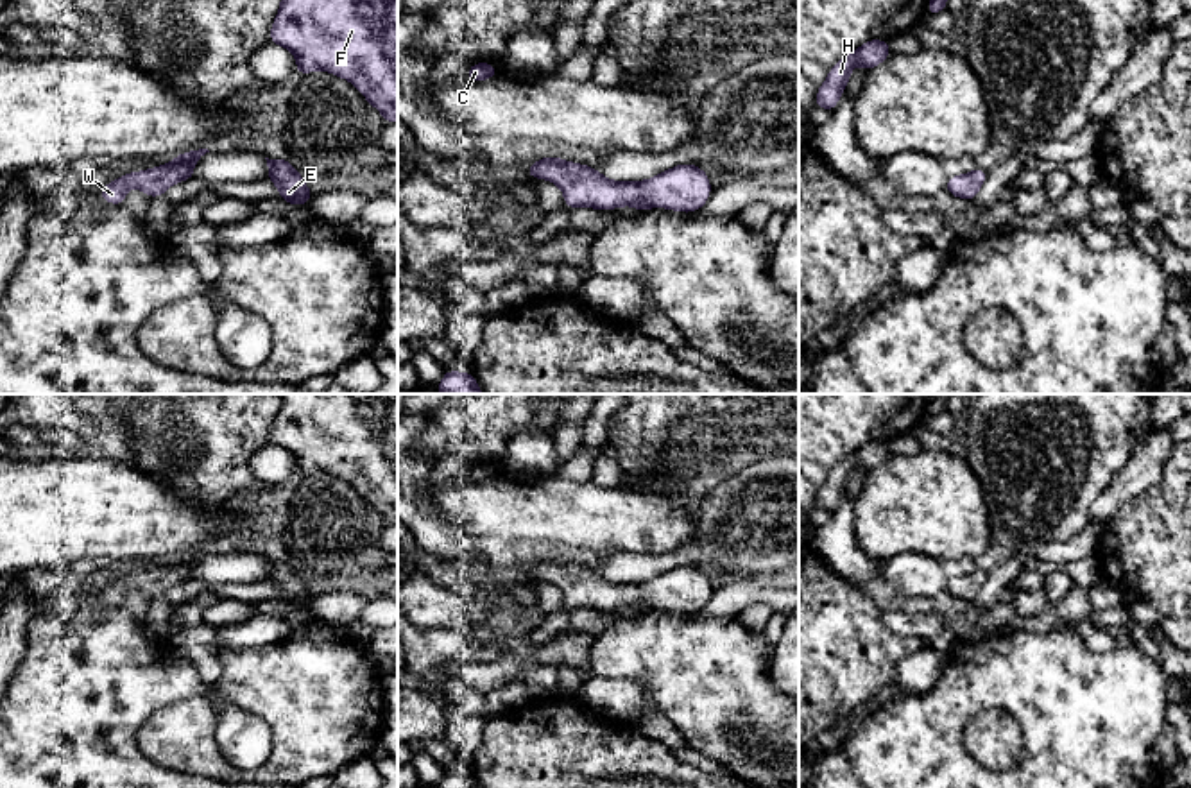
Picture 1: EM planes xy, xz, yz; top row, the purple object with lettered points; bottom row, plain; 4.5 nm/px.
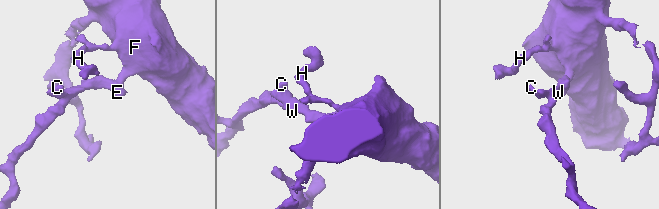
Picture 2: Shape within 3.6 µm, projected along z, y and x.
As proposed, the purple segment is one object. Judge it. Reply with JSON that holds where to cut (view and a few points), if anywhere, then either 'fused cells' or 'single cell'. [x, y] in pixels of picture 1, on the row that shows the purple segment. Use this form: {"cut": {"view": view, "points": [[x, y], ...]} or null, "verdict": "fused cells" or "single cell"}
{"cut": null, "verdict": "single cell"}

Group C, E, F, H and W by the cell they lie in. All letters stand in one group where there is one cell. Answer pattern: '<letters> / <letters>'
C E F H W

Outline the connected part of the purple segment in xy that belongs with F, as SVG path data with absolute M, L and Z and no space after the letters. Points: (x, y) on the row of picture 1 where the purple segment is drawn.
M281 0L270 43L296 56L297 75L326 70L351 81L387 124L398 122L398 0Z

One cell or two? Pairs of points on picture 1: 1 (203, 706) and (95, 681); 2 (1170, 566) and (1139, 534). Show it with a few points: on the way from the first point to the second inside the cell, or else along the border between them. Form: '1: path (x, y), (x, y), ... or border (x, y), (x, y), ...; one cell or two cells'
1: border (214, 686), (205, 693), (163, 704), (142, 724); two cells
2: path (1165, 559), (1147, 541); one cell

